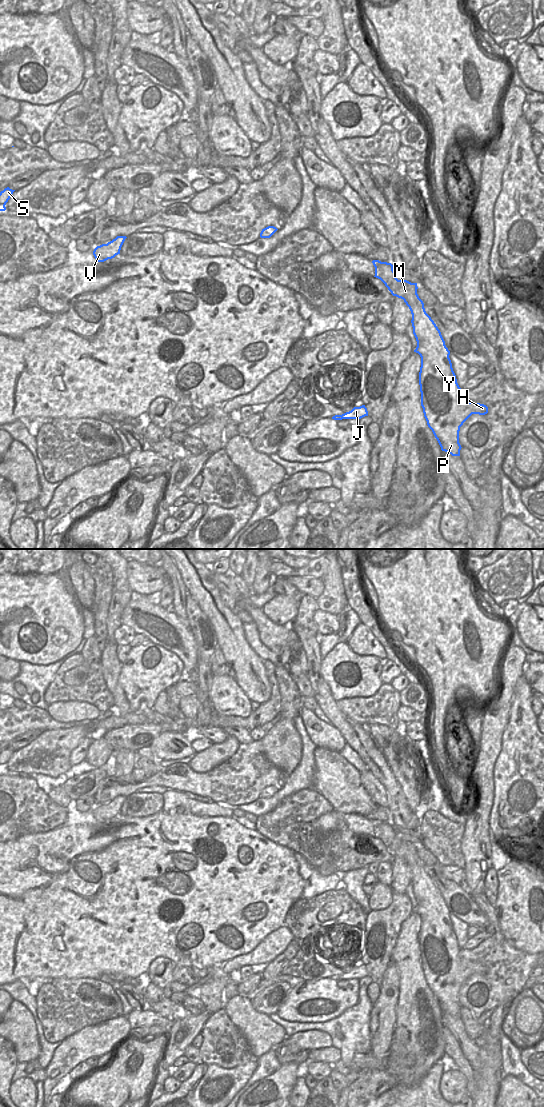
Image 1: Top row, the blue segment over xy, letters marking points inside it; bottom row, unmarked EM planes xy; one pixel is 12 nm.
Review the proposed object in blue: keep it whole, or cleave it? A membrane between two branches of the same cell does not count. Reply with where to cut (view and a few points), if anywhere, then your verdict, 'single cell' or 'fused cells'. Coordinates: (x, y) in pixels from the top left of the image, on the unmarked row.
no cut | single cell

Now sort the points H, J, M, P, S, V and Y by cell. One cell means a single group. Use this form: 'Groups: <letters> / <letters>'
Groups: H J M P S V Y

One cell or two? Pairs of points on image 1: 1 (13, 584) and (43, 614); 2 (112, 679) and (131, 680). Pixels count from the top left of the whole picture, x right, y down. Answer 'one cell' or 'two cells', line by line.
1: one cell
2: two cells

